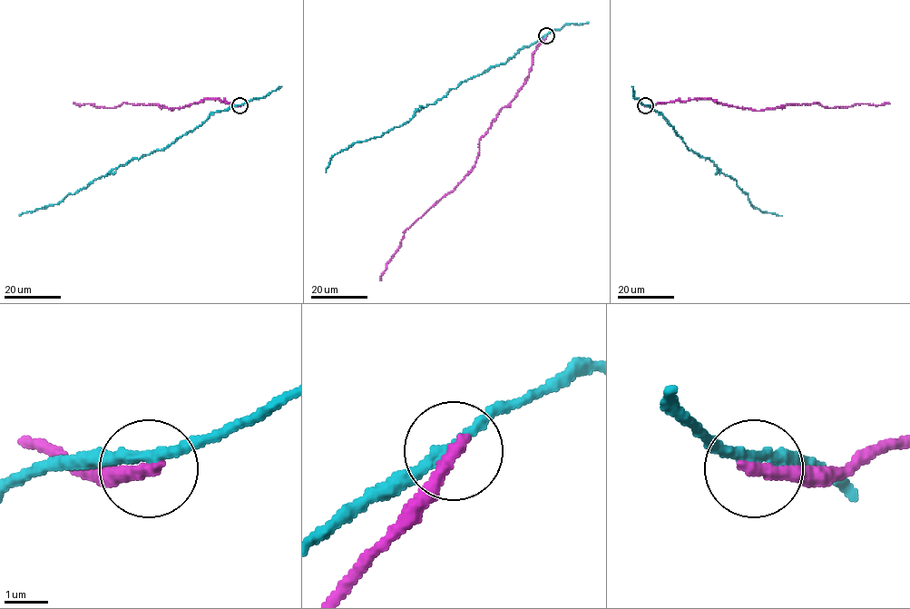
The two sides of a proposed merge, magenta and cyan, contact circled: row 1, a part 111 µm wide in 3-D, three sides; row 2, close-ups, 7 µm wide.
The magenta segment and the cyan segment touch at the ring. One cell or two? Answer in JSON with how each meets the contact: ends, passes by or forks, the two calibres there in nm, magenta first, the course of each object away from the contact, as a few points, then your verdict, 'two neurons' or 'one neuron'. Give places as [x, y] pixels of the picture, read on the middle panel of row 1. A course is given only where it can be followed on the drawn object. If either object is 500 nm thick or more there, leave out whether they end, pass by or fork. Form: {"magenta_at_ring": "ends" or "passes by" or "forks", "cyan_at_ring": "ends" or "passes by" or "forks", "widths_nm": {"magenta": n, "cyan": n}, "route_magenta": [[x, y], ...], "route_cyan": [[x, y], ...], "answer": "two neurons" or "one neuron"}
{"magenta_at_ring": "ends", "cyan_at_ring": "passes by", "widths_nm": {"magenta": 320, "cyan": 240}, "route_magenta": [[546, 34], [533, 54], [528, 77], [481, 137], [474, 166], [453, 191], [406, 230], [380, 279]], "route_cyan": [[546, 34], [523, 47], [504, 63], [461, 83], [399, 126], [353, 142], [332, 156], [326, 172]], "answer": "two neurons"}

